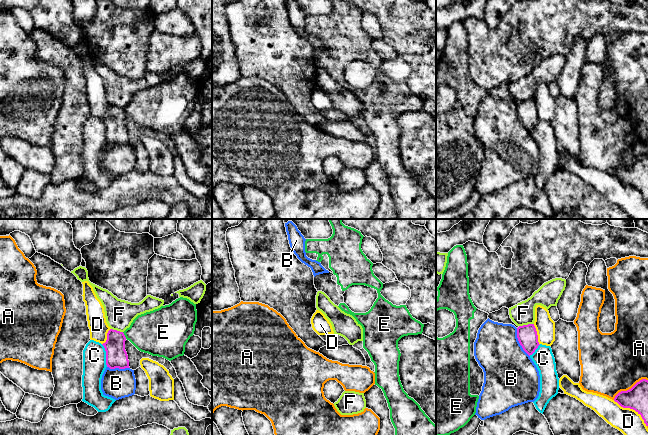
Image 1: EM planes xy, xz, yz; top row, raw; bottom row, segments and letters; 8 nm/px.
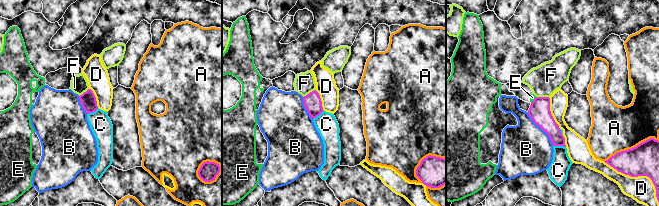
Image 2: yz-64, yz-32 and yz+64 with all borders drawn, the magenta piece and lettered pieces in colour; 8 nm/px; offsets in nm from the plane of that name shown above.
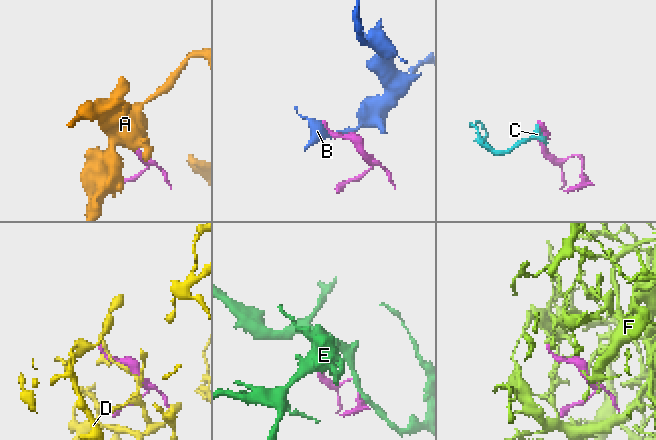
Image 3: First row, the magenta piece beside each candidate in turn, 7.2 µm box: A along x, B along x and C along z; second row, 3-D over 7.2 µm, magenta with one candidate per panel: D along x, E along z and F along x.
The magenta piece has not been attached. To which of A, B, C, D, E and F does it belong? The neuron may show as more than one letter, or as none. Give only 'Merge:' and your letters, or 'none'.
Merge: F

